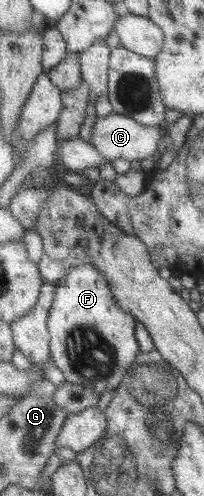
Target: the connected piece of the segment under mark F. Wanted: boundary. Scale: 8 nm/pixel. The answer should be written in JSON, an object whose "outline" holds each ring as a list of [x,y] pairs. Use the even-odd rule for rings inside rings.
{"outline":[[[92,264],[69,267],[67,275],[58,280],[51,307],[52,362],[63,372],[66,381],[82,385],[102,394],[107,388],[116,390],[138,354],[135,325],[138,321],[124,314],[116,303],[107,276]]]}

